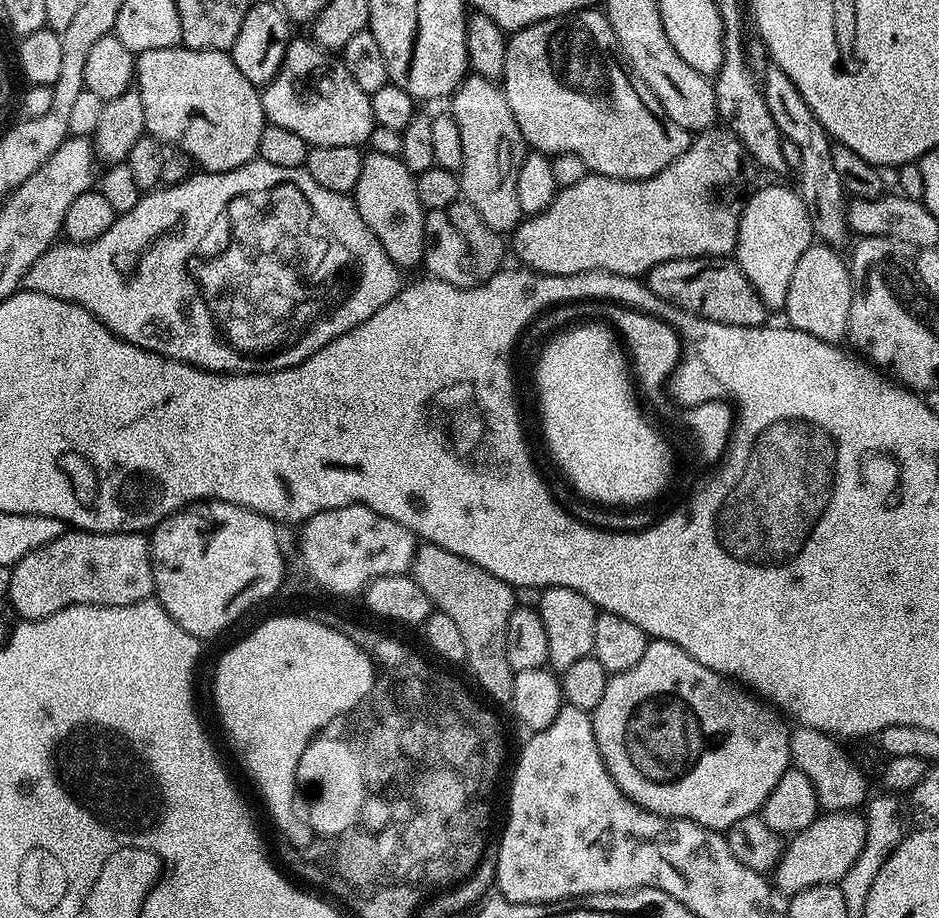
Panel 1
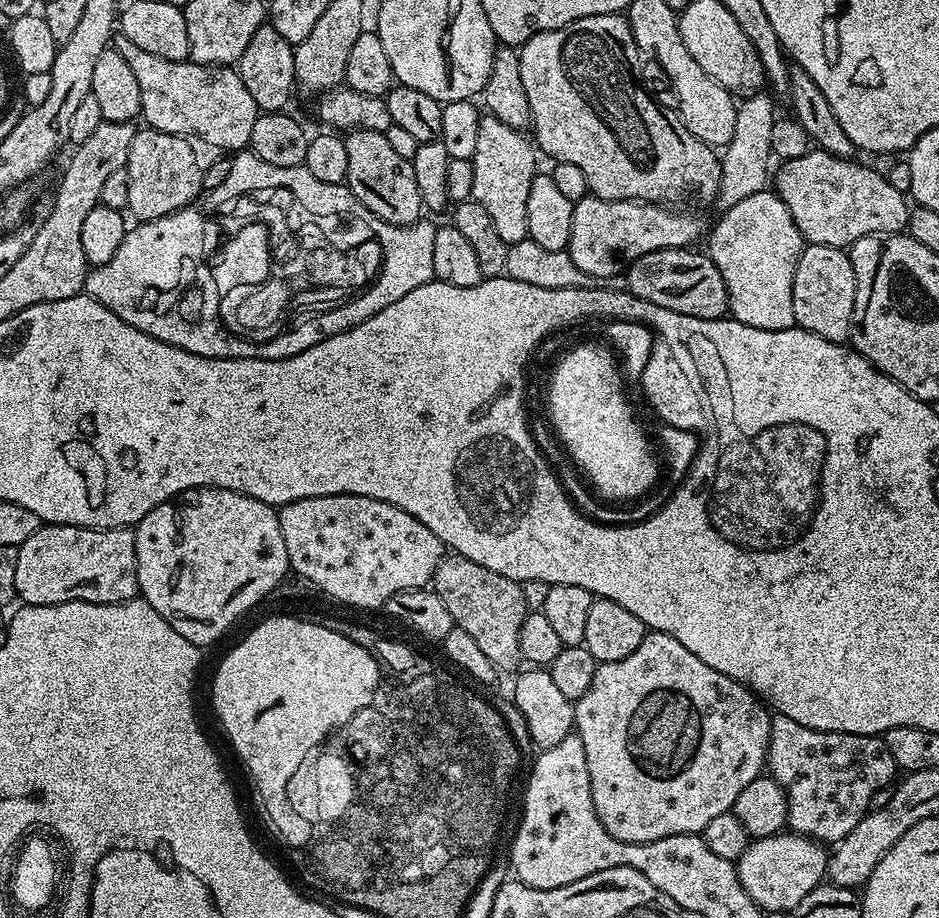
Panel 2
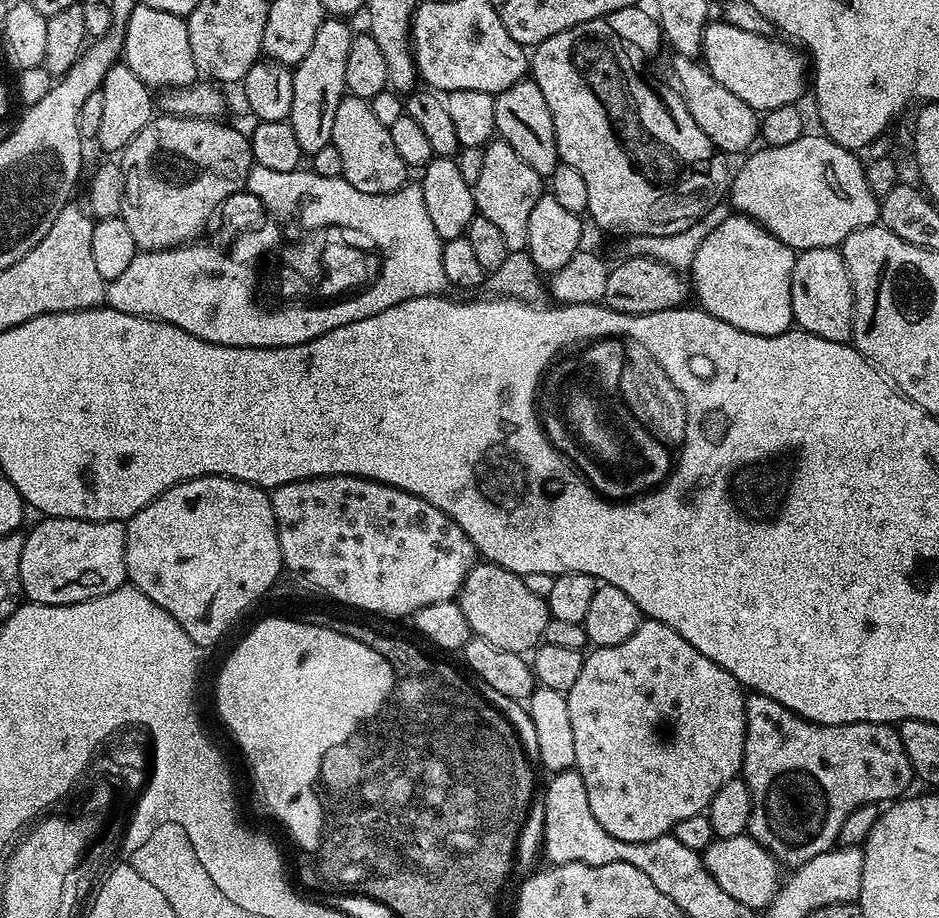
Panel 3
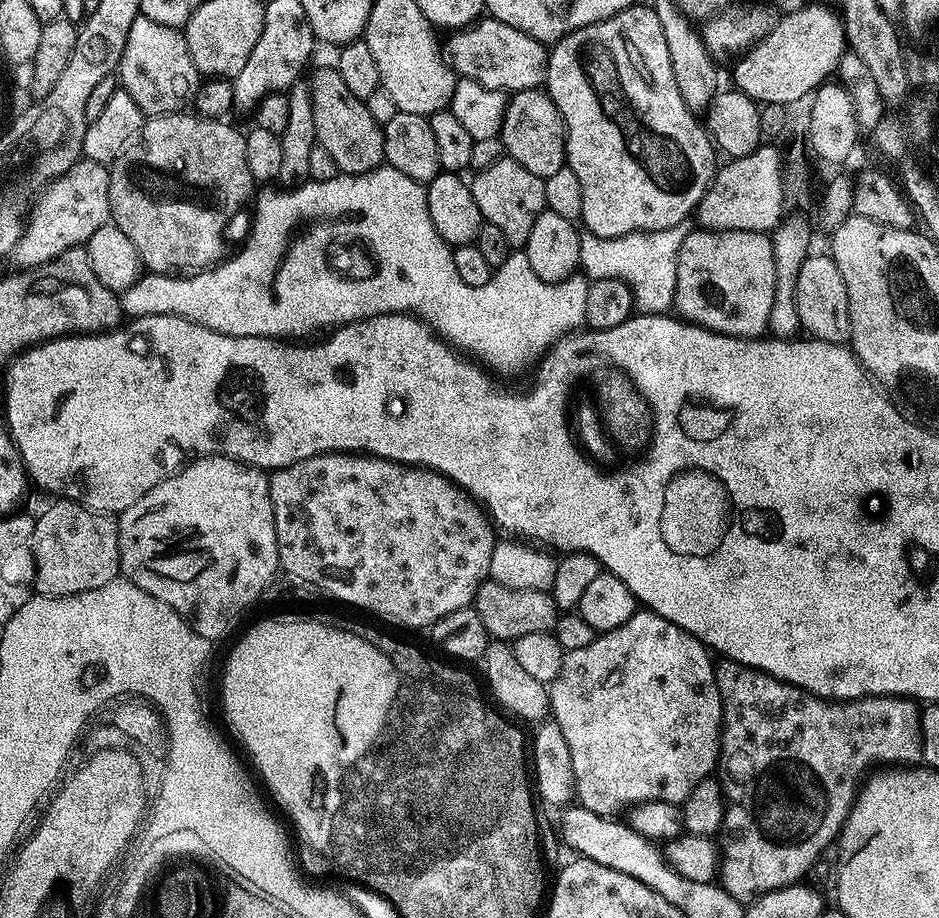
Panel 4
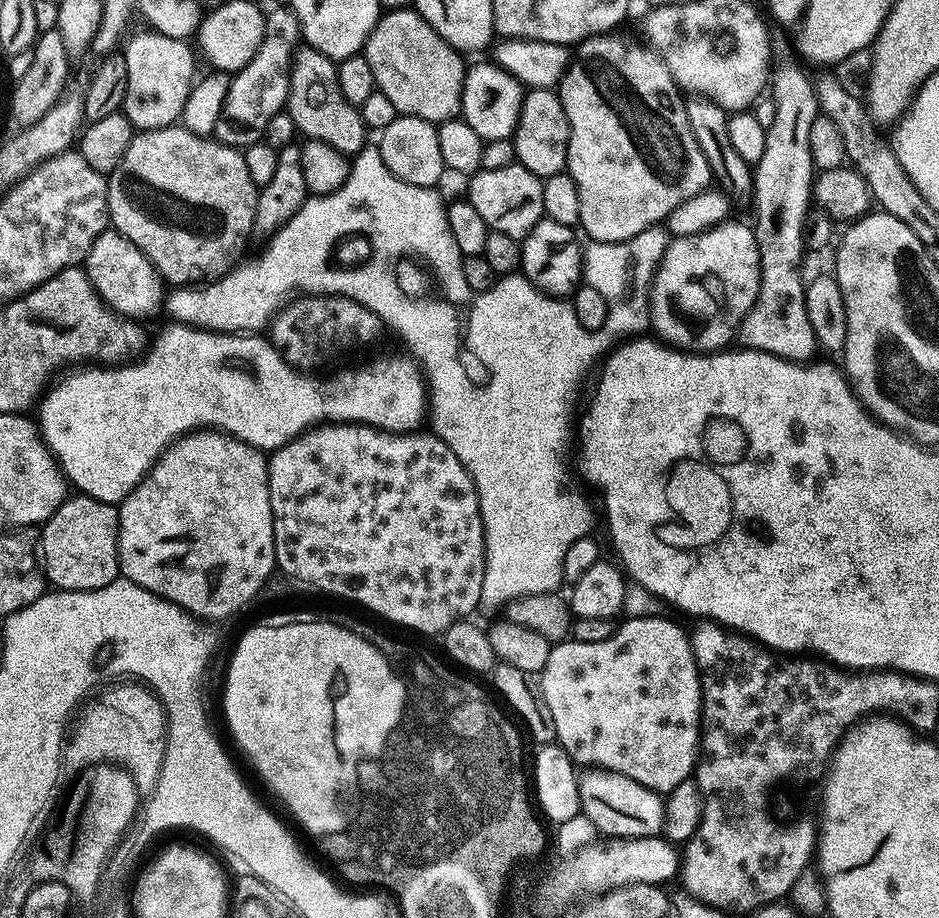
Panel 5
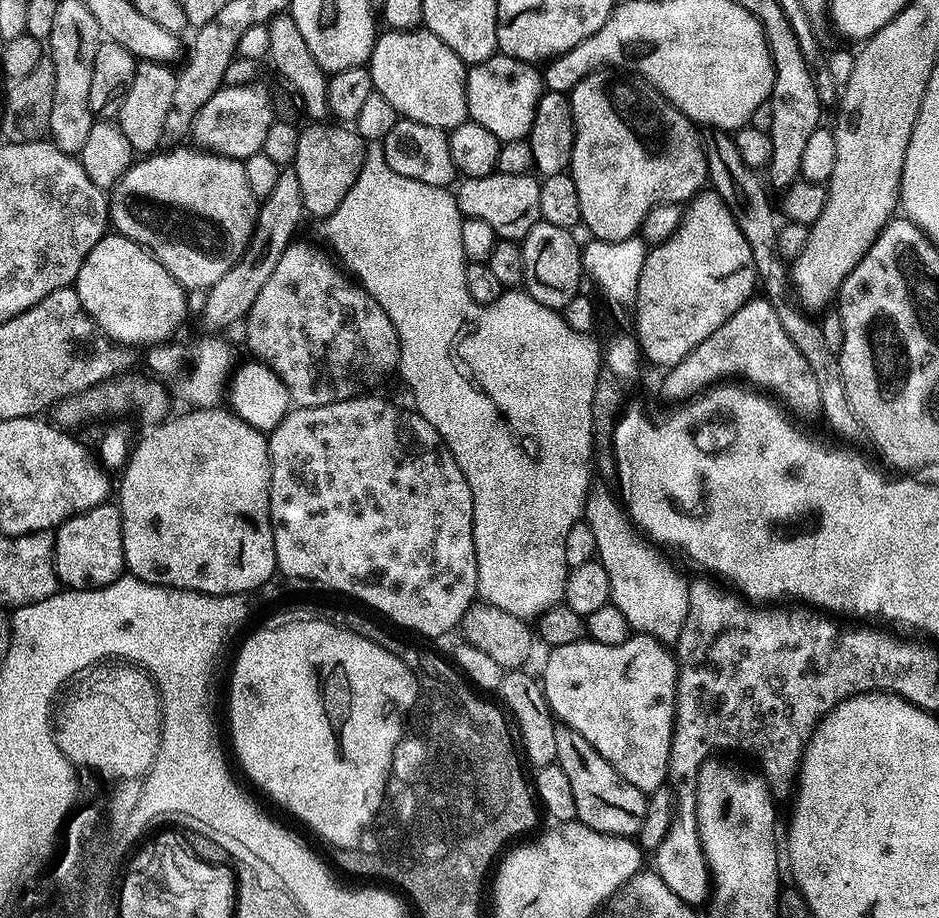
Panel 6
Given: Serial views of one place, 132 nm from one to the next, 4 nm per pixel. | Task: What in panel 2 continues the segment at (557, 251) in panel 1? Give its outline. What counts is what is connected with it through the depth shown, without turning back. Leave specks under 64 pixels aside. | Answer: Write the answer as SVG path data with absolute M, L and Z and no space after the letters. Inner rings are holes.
M594 195L584 196L572 205L574 222L570 226L567 251L586 275L616 276L625 271L642 254L667 248L687 248L700 236L700 220L688 210L673 210L668 206L638 200L603 200Z

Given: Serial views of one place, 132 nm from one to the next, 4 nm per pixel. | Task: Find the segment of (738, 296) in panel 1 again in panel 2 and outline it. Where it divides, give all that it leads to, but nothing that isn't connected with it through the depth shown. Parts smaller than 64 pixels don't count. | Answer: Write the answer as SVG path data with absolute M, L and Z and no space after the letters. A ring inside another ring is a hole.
M695 247L667 248L642 254L642 258L628 265L627 291L634 293L642 302L654 302L666 310L686 314L690 318L703 320L722 320L729 315L728 291L718 266L703 251L695 252Z

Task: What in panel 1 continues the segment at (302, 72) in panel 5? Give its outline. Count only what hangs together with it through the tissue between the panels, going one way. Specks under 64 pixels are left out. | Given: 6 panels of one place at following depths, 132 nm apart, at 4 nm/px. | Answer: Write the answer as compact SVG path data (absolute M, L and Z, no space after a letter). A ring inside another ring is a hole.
M369 151L362 162L362 174L358 174L358 186L354 193L354 211L366 222L366 226L378 238L382 250L401 270L421 267L424 258L424 213L426 209L418 198L416 176L404 164L399 156L378 154Z

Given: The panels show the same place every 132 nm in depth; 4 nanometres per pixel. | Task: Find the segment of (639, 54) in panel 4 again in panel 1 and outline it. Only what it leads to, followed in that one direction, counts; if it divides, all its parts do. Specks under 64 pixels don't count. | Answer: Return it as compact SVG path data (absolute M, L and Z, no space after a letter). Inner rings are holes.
M600 10L571 12L568 16L543 20L534 26L526 26L522 30L511 33L506 46L506 66L502 77L502 87L506 94L506 102L510 102L514 122L518 122L518 130L524 135L524 143L529 149L545 153L549 157L574 154L582 158L582 162L586 162L589 173L597 176L609 176L615 180L649 180L651 176L657 176L659 172L666 170L666 166L676 161L688 149L690 143L689 132L665 114L656 95L640 81L640 77L628 65L628 59L624 57L624 51L620 48L608 17Z

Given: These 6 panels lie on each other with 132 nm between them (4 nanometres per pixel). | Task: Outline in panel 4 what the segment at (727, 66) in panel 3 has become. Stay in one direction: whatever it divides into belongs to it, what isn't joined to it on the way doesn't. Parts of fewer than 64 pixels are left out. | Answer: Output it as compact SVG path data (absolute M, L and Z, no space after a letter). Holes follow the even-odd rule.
M823 3L808 4L789 16L781 15L774 30L739 57L732 72L735 87L761 105L794 104L811 97L839 69L845 51L841 17Z

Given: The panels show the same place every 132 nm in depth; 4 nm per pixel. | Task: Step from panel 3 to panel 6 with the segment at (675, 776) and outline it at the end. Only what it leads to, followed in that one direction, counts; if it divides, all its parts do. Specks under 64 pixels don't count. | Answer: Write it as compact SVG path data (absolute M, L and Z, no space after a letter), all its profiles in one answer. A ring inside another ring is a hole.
M632 634L629 635L626 642L622 642L618 646L602 646L598 642L585 638L570 646L558 646L551 649L546 658L546 670L542 673L542 687L544 696L548 699L548 705L552 708L553 716L563 727L572 728L582 738L586 738L586 742L590 742L590 746L594 746L594 750L598 750L598 754L602 754L602 758L606 758L606 762L610 762L610 766L614 766L614 770L618 770L618 774L622 774L622 778L626 778L626 782L638 786L640 792L650 794L656 788L665 787L670 776L668 767L671 765L672 758L672 736L676 733L677 677L678 660L669 645L664 644L661 640L656 640L653 636Z

